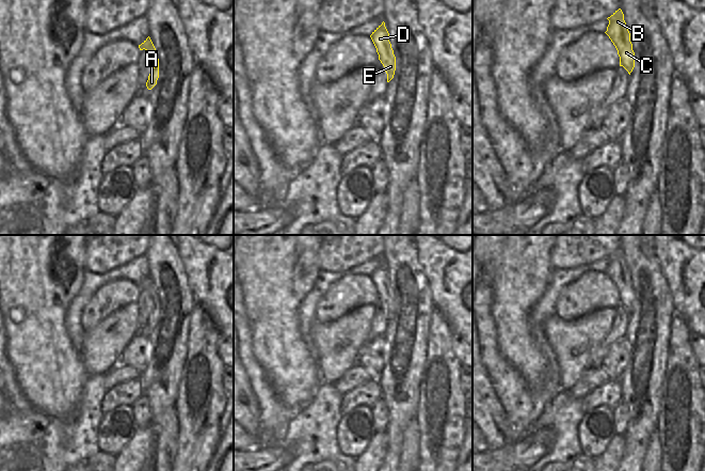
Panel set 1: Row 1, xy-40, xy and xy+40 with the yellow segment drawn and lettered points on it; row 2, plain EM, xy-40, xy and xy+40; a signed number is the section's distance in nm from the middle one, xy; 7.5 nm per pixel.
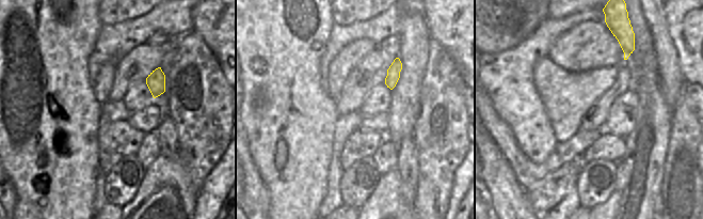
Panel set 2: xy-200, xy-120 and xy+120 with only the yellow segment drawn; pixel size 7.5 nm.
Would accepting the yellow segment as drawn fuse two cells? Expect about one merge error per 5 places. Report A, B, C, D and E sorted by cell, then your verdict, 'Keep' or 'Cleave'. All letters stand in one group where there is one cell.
Groups: A B C D E. Keep.

